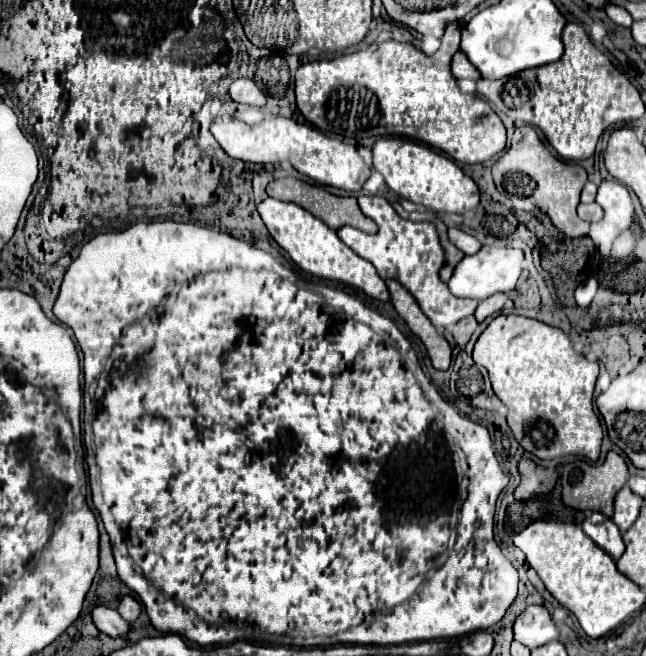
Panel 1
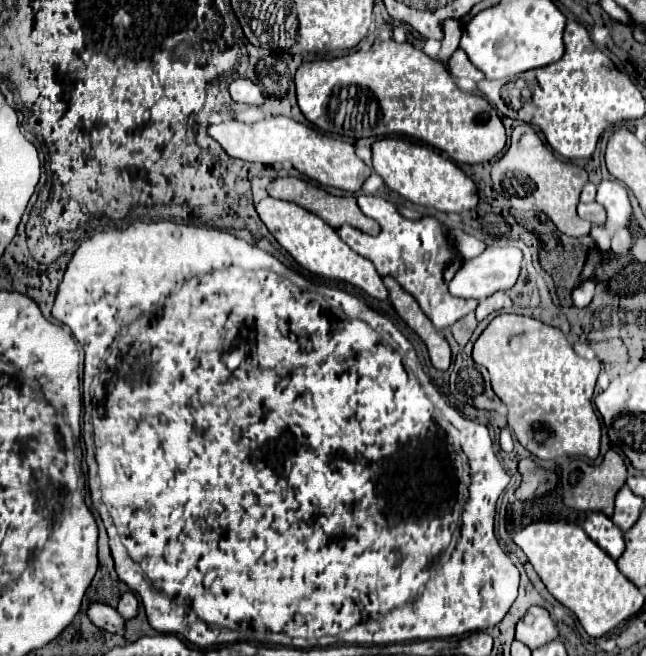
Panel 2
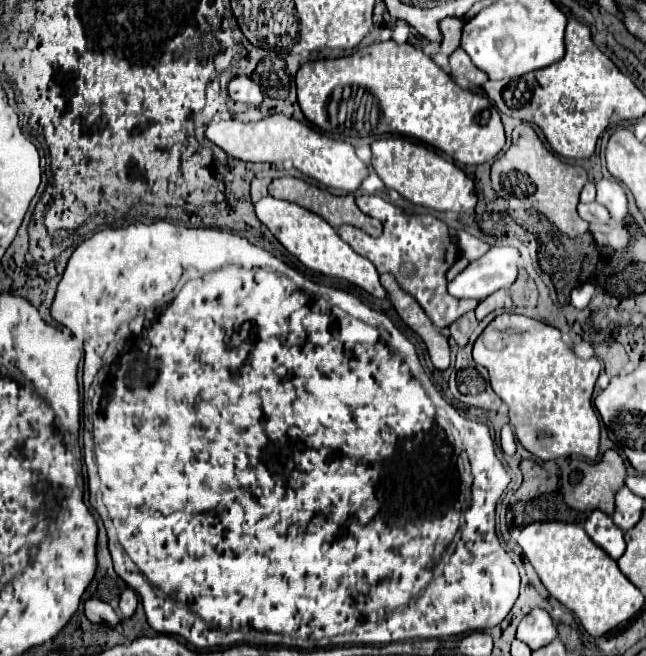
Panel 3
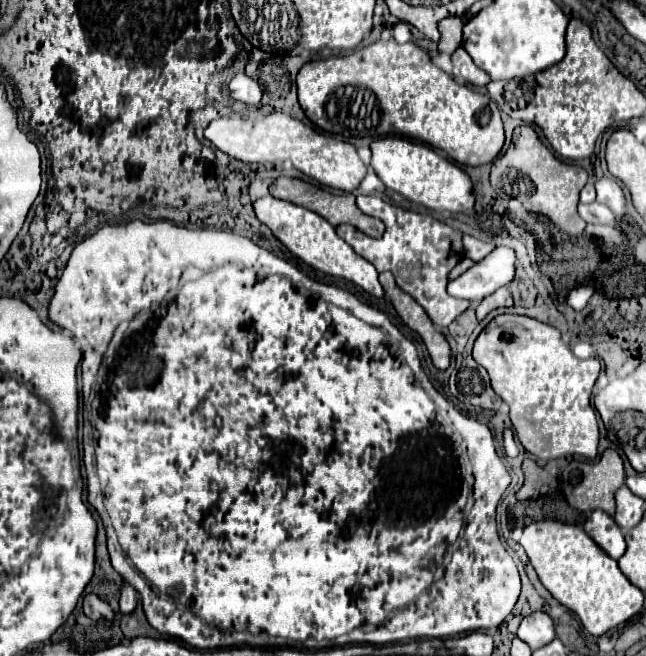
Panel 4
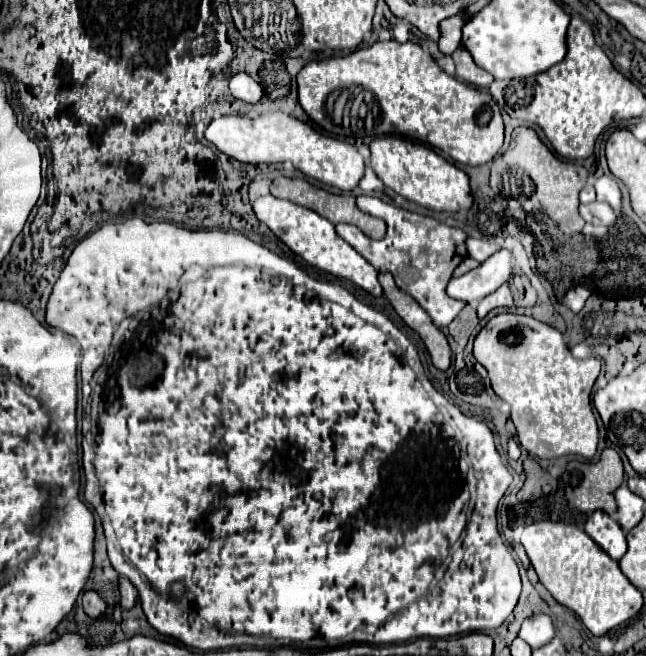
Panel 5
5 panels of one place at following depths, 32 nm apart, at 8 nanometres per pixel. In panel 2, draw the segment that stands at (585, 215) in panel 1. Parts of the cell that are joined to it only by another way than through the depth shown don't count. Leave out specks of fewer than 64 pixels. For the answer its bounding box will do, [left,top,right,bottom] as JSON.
[578,202,606,224]

